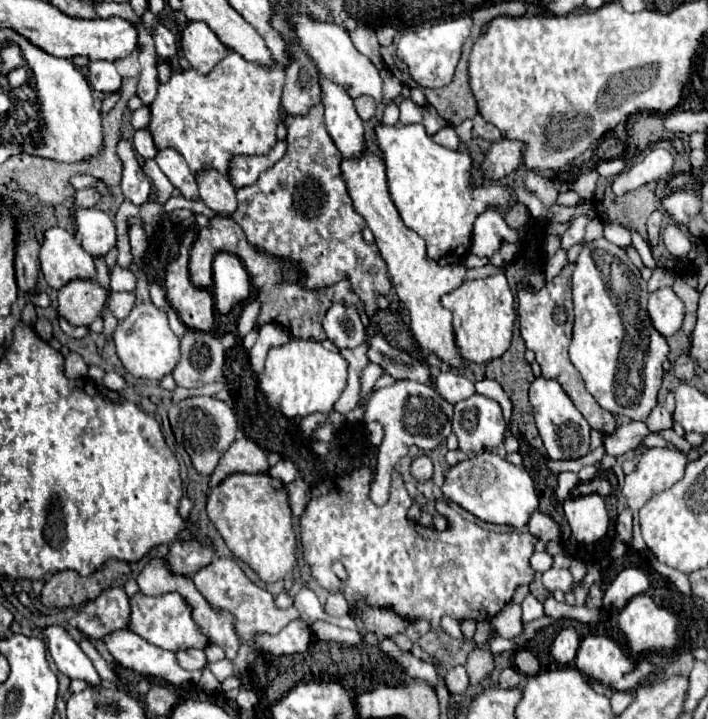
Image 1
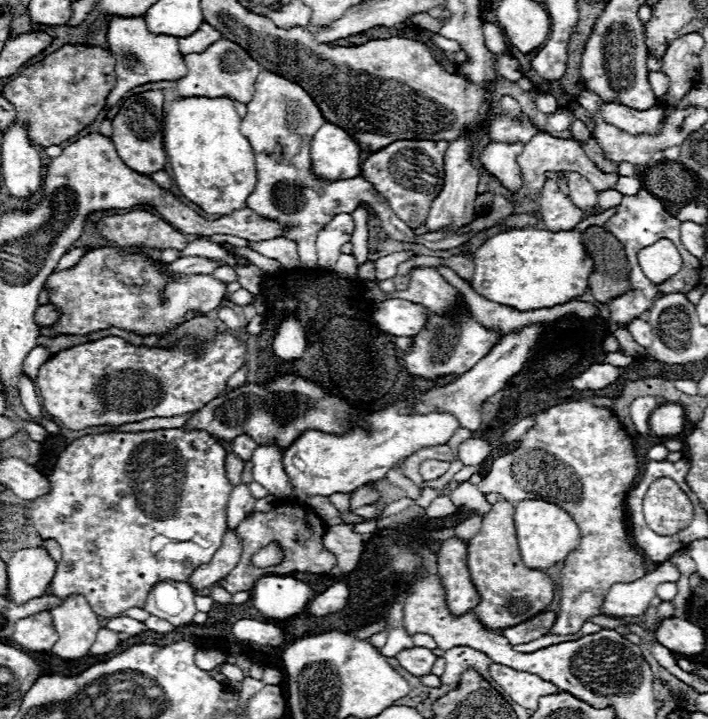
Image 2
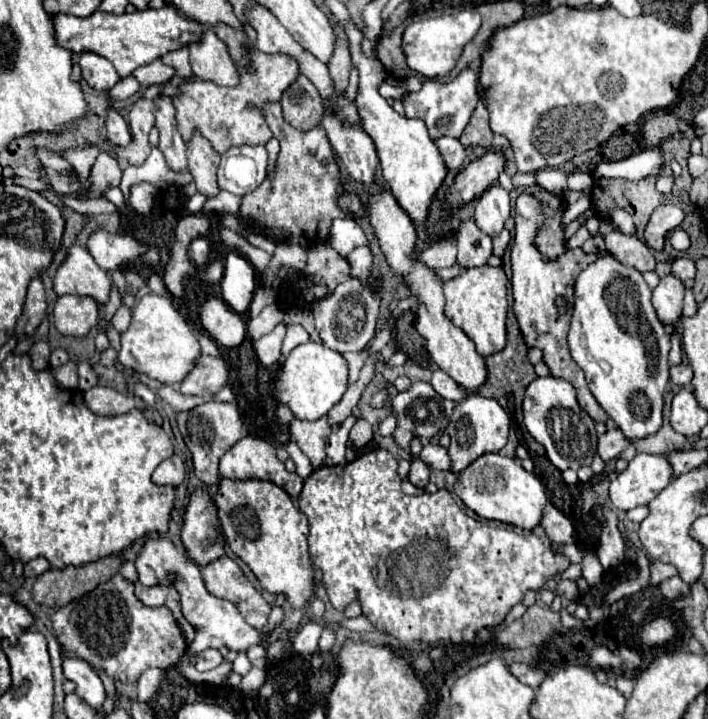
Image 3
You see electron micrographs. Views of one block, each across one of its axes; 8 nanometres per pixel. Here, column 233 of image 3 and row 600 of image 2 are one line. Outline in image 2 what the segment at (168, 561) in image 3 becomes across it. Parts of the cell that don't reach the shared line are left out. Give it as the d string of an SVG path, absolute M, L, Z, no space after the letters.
M662 562L654 572L646 574L644 578L638 578L634 582L626 582L626 584L612 584L604 602L602 602L602 612L604 616L612 616L612 618L634 618L640 616L646 606L650 604L656 586L660 582L668 582L668 580L678 580L680 572L676 570L674 564L670 562Z

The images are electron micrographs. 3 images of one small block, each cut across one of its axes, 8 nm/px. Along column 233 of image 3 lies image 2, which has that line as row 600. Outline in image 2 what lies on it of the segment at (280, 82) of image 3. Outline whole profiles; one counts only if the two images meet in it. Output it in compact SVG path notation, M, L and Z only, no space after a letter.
M170 428L170 430L152 430L152 432L126 432L126 434L114 434L114 432L102 432L102 434L90 434L84 438L74 440L70 446L66 446L56 462L56 468L48 476L50 480L50 492L46 496L40 496L30 506L30 516L34 522L34 528L44 540L56 540L62 546L62 560L58 562L56 576L52 580L52 594L66 598L70 594L84 594L90 608L104 618L120 616L128 608L144 608L146 596L150 594L150 588L158 584L158 580L186 580L198 566L208 564L214 556L214 552L222 546L222 536L226 532L226 508L230 500L232 486L226 478L226 450L206 432L194 430L184 432L182 428Z

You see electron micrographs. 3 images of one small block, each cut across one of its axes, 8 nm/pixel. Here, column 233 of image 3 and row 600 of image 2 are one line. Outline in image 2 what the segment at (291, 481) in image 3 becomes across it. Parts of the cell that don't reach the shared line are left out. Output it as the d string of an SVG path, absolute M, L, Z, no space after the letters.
M448 538L440 544L438 572L442 576L452 614L464 614L480 602L468 572L468 544L464 540Z

